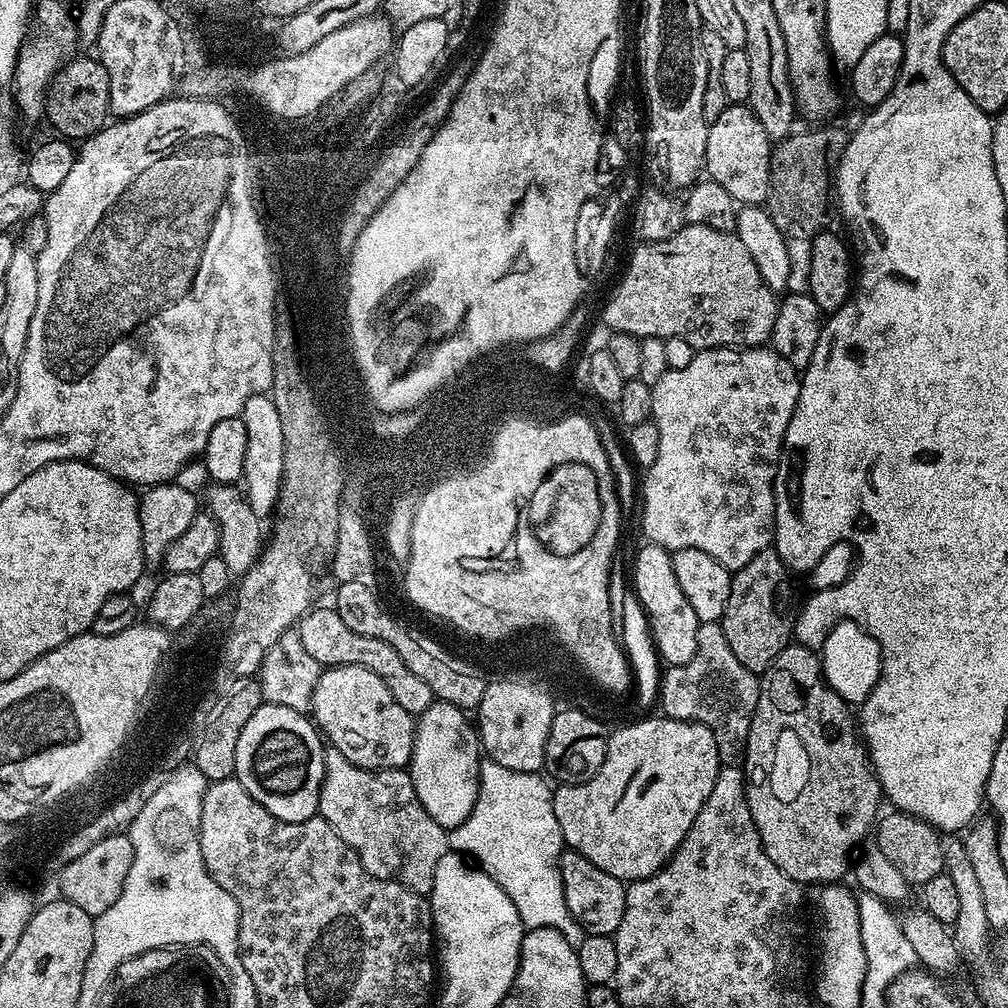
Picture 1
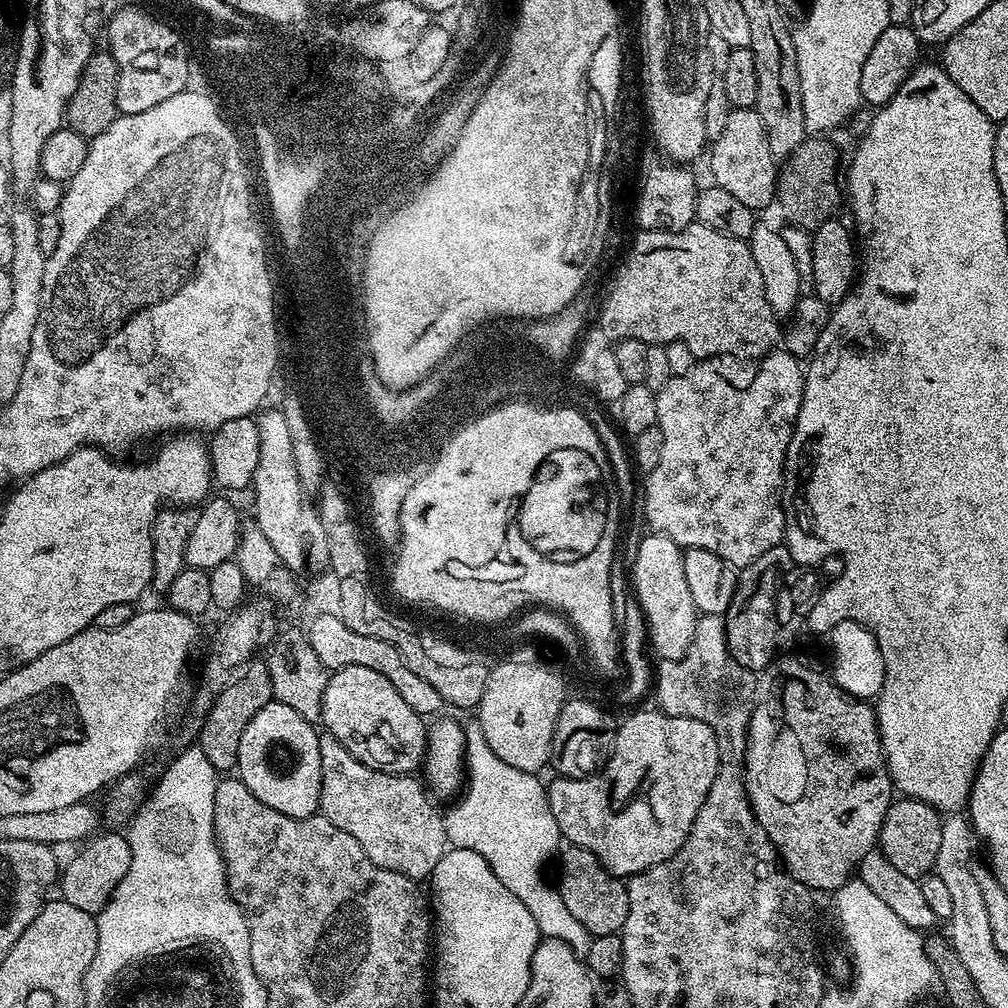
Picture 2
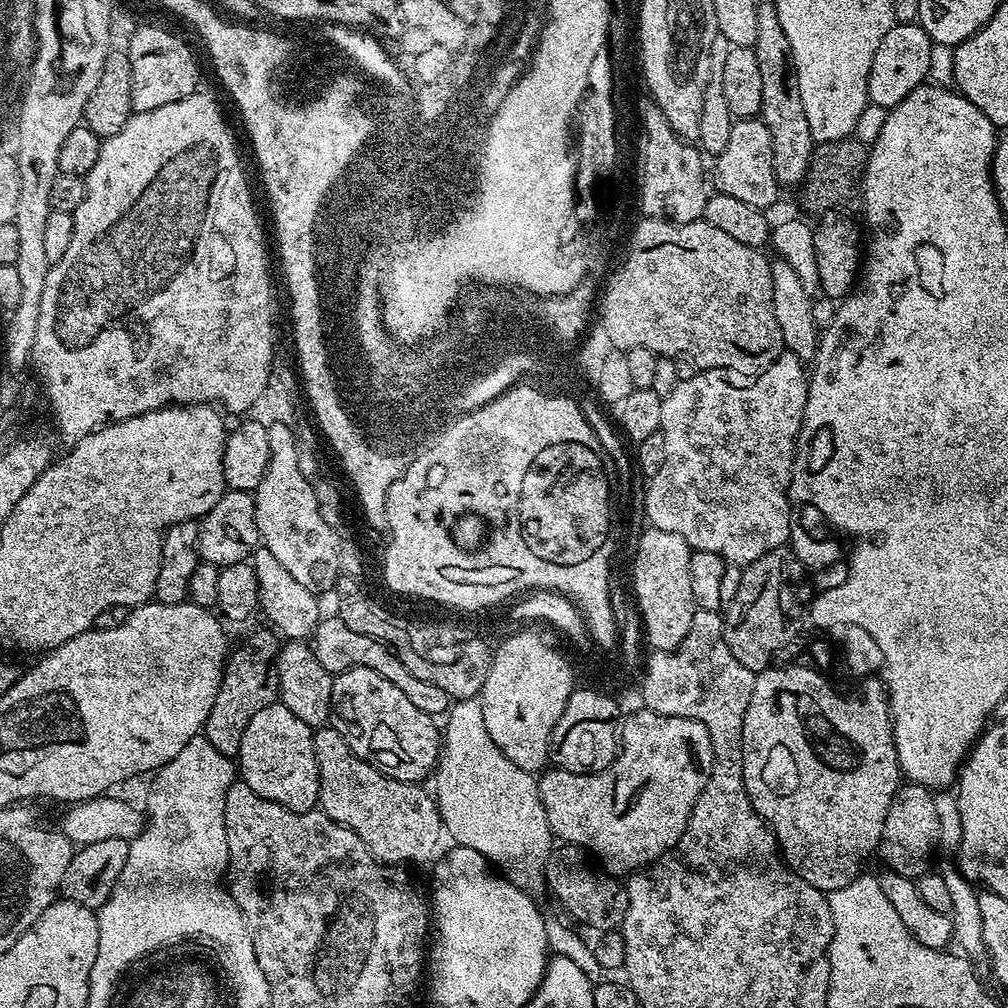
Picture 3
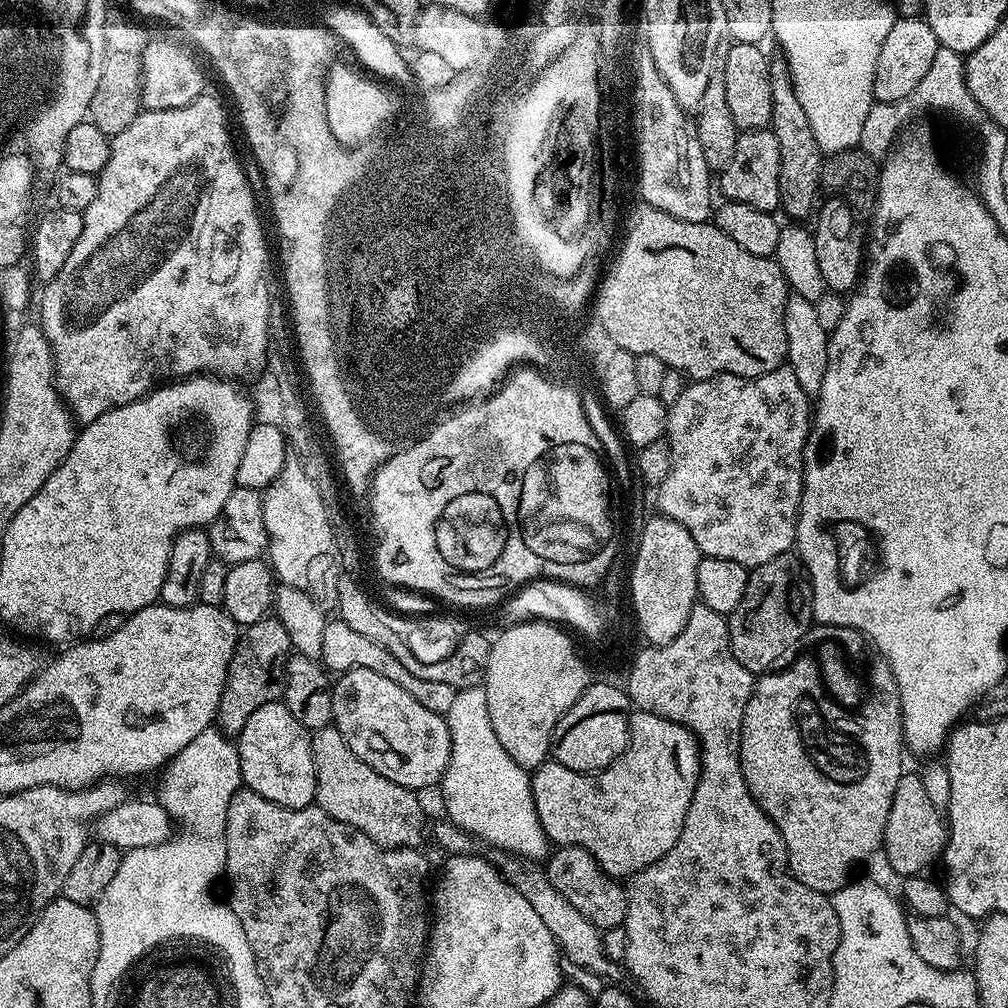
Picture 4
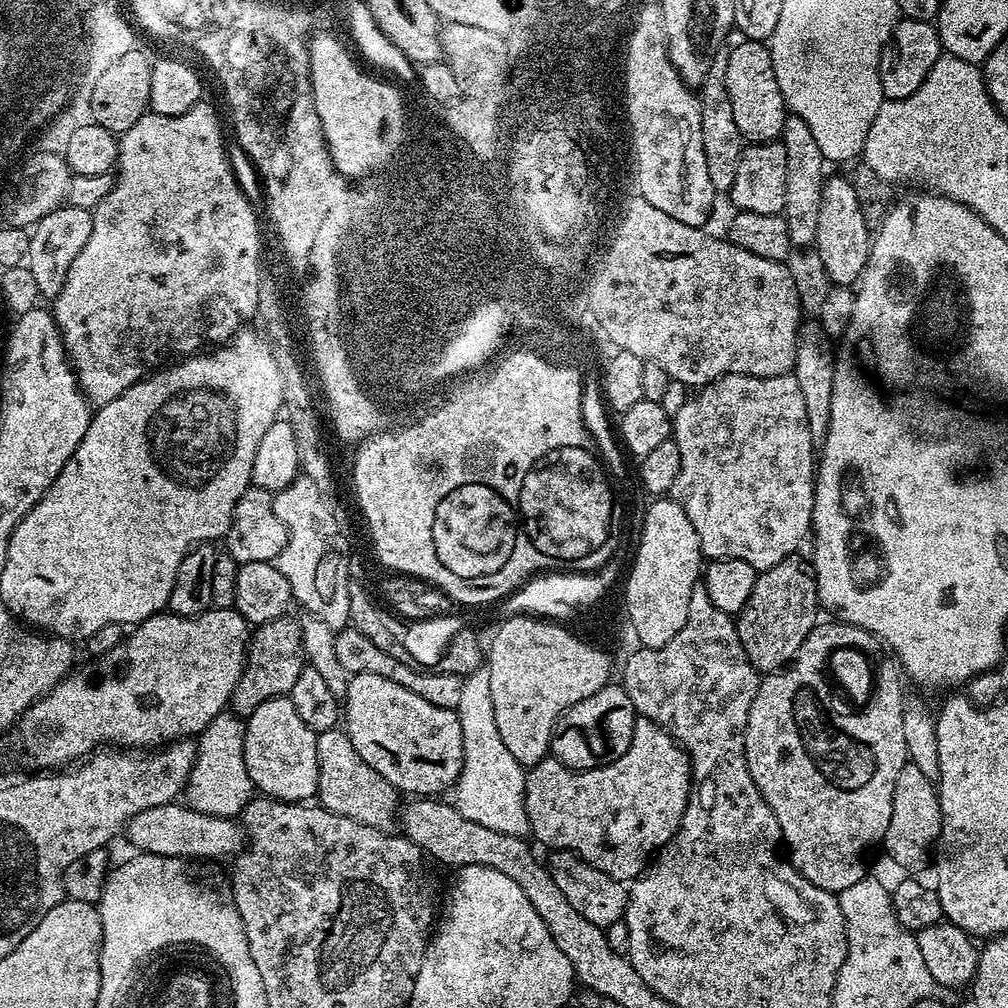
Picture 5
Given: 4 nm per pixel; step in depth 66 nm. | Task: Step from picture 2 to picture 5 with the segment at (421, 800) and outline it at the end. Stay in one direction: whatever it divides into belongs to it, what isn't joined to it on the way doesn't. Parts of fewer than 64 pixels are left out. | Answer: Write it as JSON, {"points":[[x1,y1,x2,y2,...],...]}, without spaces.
{"points":[[339,727,319,733,316,737,318,750,318,793,319,803,339,816,354,818,366,826,374,826,380,832,391,833,398,824,398,809,402,804,401,793,370,762,362,762,362,754,354,750,348,733]]}

